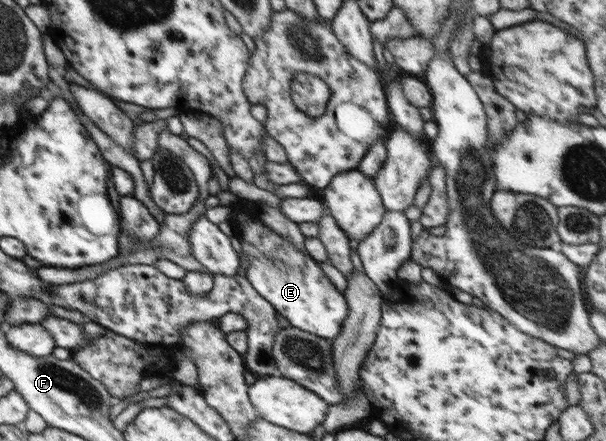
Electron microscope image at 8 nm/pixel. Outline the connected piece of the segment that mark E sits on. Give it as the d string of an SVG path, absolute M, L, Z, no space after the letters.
M243 200L230 206L233 210L230 222L243 254L249 260L246 280L277 313L289 321L291 327L321 338L334 339L342 331L342 324L349 314L344 294L335 288L313 258L299 252L295 245L262 223L258 217L259 207L255 202Z

